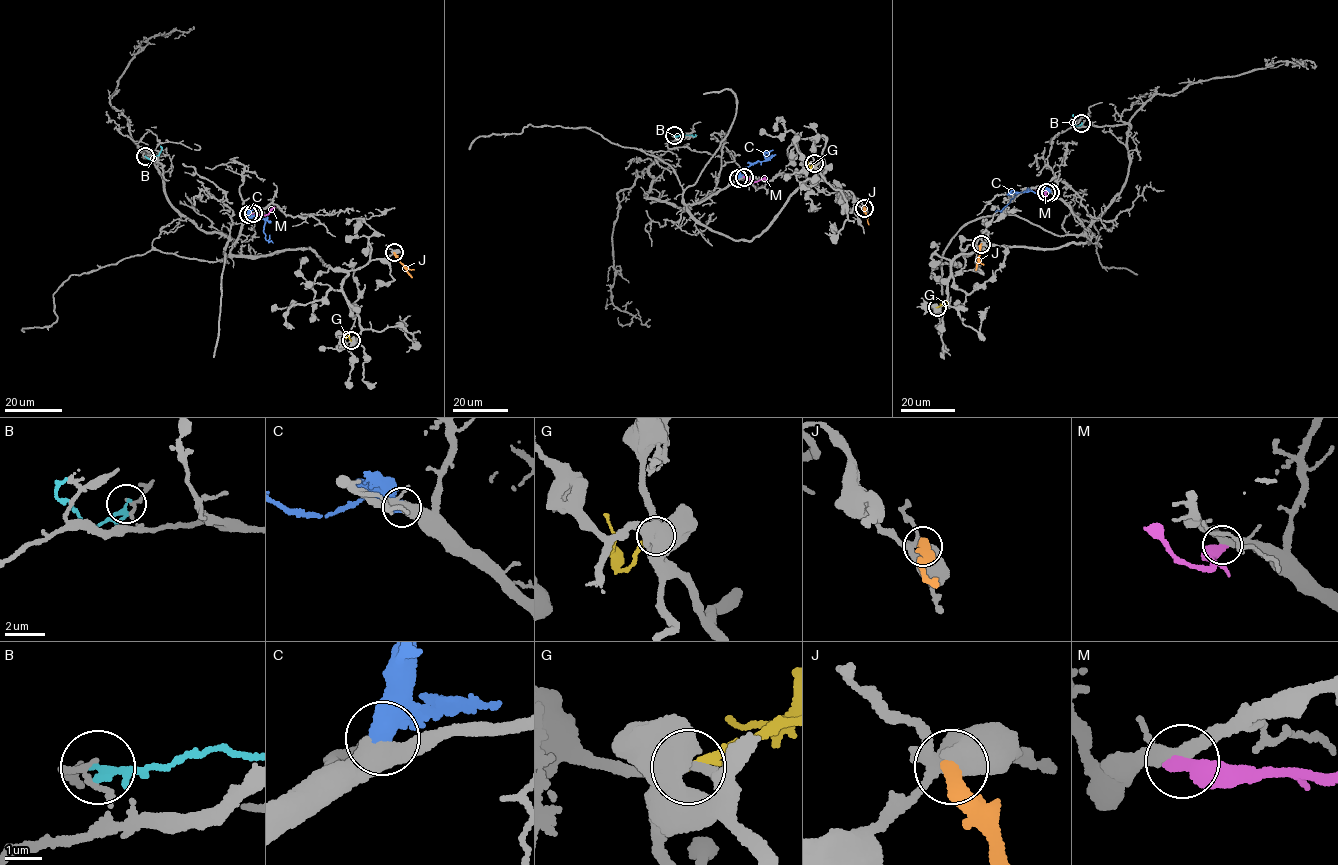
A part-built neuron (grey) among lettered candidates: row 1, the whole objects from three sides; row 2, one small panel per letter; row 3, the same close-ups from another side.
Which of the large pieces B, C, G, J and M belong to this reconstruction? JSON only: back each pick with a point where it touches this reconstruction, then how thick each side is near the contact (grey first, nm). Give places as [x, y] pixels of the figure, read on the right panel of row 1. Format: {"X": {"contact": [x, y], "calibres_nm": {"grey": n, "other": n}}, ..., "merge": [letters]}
{"C": {"contact": [1050, 192], "calibres_nm": {"grey": 440, "other": 650}}, "merge": ["C"]}

